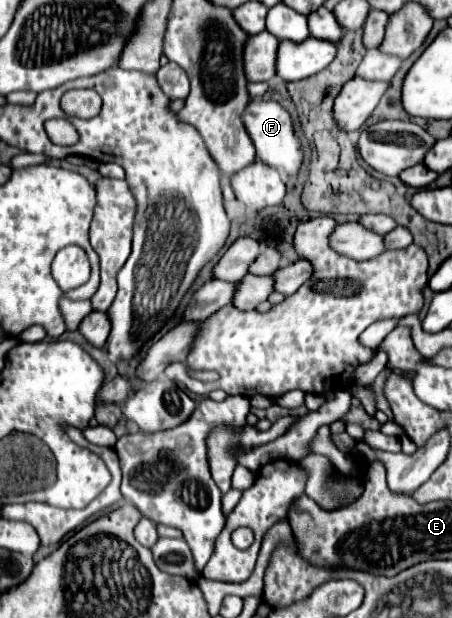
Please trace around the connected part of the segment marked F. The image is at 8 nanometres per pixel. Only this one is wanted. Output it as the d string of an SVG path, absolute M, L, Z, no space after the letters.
M252 100L248 108L244 110L244 126L256 146L256 158L264 164L276 168L284 178L296 178L300 174L302 162L304 162L304 148L300 138L296 136L292 116L286 108L282 108L278 102L270 100Z

